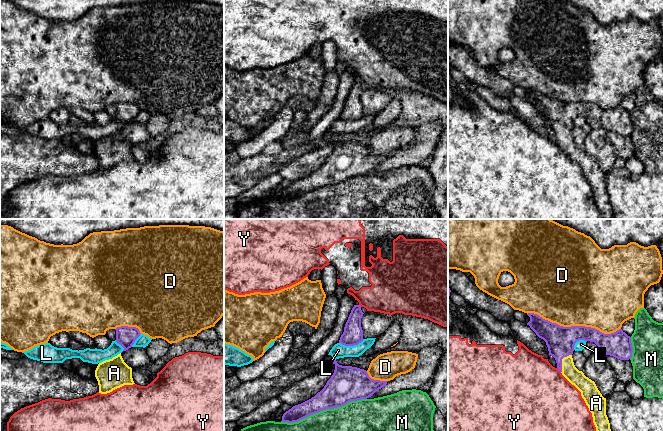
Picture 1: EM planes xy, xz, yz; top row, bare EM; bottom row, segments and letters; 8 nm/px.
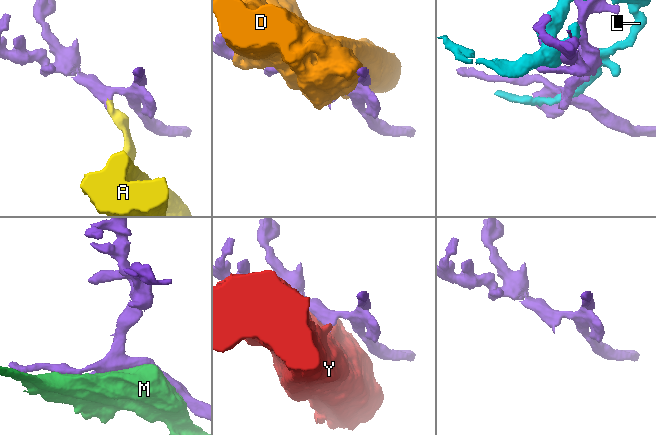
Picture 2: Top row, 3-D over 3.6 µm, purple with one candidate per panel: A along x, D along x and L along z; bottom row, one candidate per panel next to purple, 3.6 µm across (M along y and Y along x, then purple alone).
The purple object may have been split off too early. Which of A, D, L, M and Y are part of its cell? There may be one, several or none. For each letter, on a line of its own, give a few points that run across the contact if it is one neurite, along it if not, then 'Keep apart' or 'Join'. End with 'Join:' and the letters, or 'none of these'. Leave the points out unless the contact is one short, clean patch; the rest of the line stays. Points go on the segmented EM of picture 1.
A: Line: yz (560, 340), (561, 361), (577, 378). Join
D: Keep apart
L: Keep apart
M: Keep apart
Y: Keep apart
Join: A

